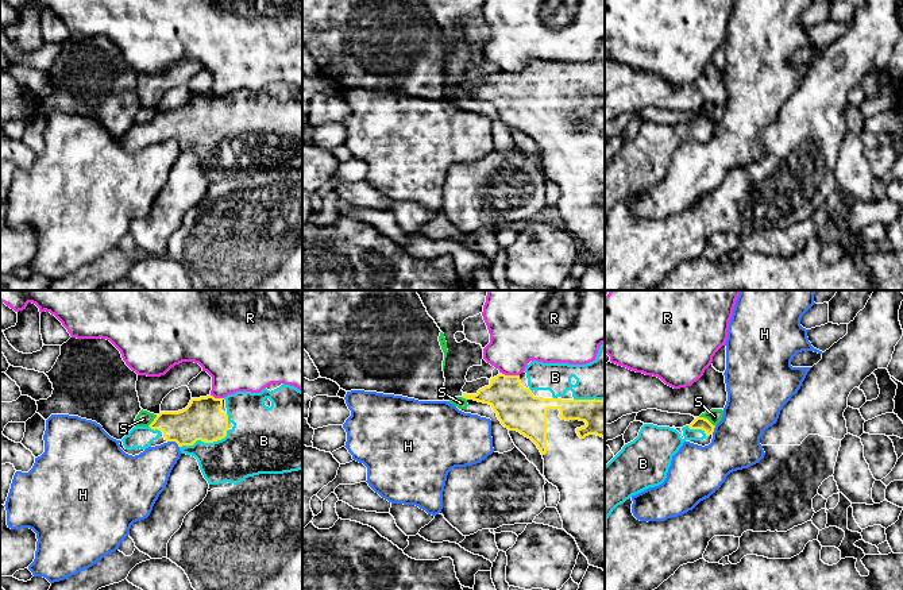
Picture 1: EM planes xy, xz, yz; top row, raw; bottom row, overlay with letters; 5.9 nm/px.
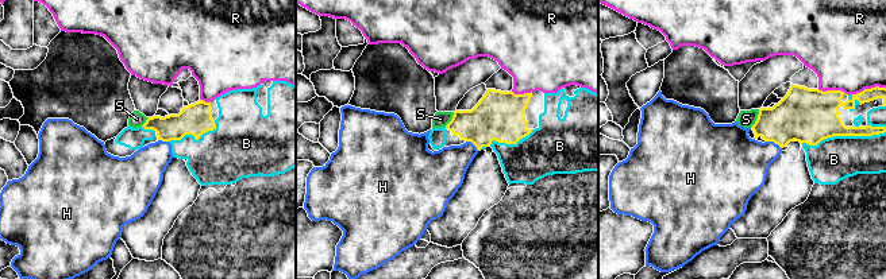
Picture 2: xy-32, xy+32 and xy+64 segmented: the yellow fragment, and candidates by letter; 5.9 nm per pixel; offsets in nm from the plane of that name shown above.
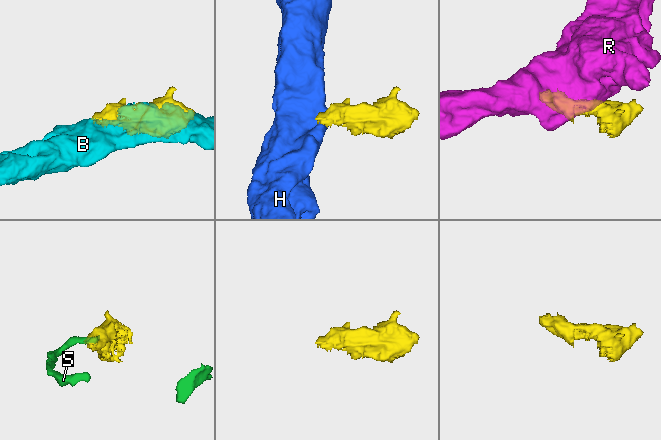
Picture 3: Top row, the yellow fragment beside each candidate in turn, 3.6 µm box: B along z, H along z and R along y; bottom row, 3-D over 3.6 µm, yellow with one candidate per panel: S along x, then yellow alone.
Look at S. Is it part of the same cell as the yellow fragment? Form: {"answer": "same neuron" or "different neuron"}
{"answer": "different neuron"}

